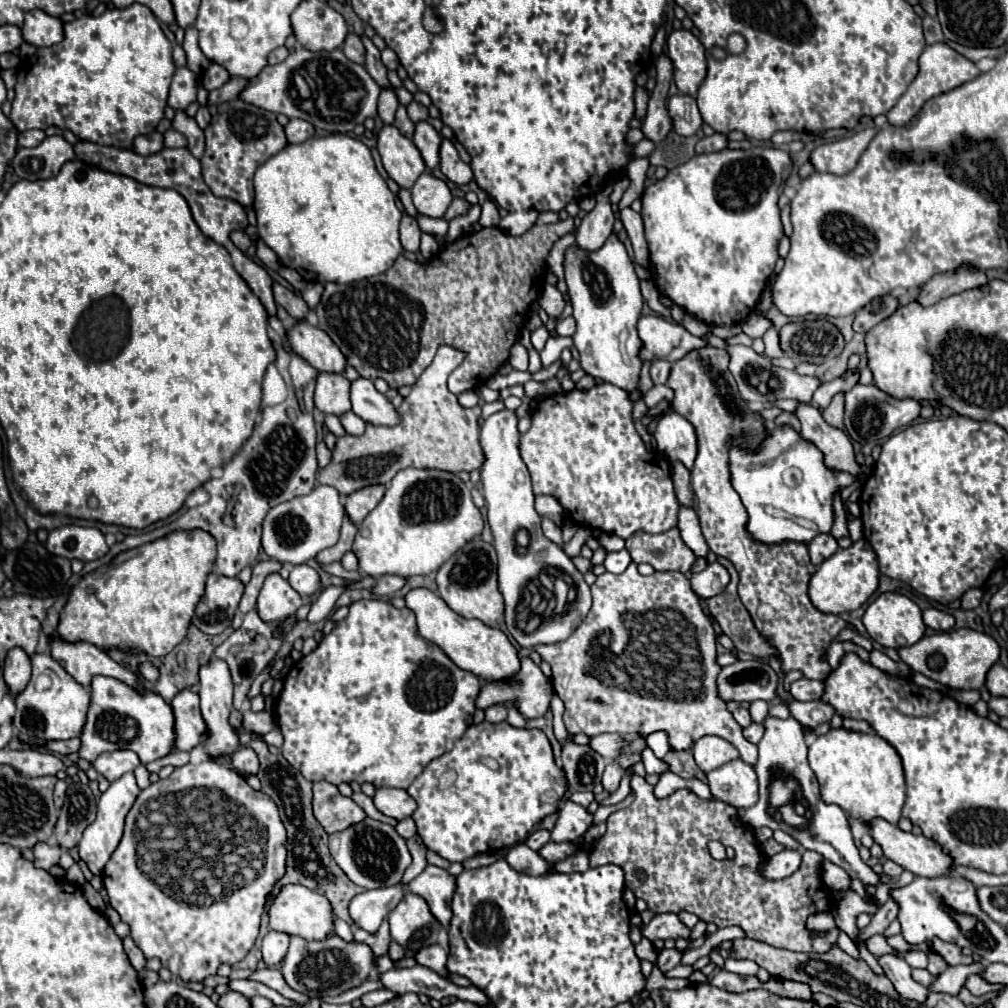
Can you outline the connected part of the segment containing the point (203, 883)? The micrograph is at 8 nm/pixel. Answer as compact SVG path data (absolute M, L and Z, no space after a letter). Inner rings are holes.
M204 761L176 767L170 777L140 791L126 815L124 835L102 871L102 881L110 905L130 925L130 935L146 959L158 957L174 977L202 983L222 963L234 965L254 947L266 897L284 873L286 827L282 827L276 803L266 793L252 789L232 767ZM212 855L220 855L218 863L206 863L200 869L200 857L210 859Z

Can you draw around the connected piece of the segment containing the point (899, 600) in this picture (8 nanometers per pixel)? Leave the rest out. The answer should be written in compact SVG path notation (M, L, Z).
M880 593L866 607L862 621L864 621L864 627L866 627L868 635L874 641L878 641L884 647L892 647L892 649L914 645L916 641L920 641L924 637L924 631L926 631L920 607L914 601L910 601L906 595L900 595L900 593Z

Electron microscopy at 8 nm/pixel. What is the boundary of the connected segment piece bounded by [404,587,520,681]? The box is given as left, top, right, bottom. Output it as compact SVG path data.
M418 587L408 591L406 607L414 611L418 633L430 643L438 645L460 669L466 669L480 677L482 681L500 681L512 679L520 669L520 659L516 647L508 641L508 637L498 627L488 627L480 619L464 619L454 613L446 601L430 589Z

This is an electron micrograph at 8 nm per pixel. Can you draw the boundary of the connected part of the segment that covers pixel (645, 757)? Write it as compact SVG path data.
M644 747L644 749L640 751L640 755L642 755L642 763L644 763L648 775L650 775L650 773L658 773L658 775L662 775L662 773L666 773L666 771L670 769L668 763L662 761L662 759L658 759L650 747Z

